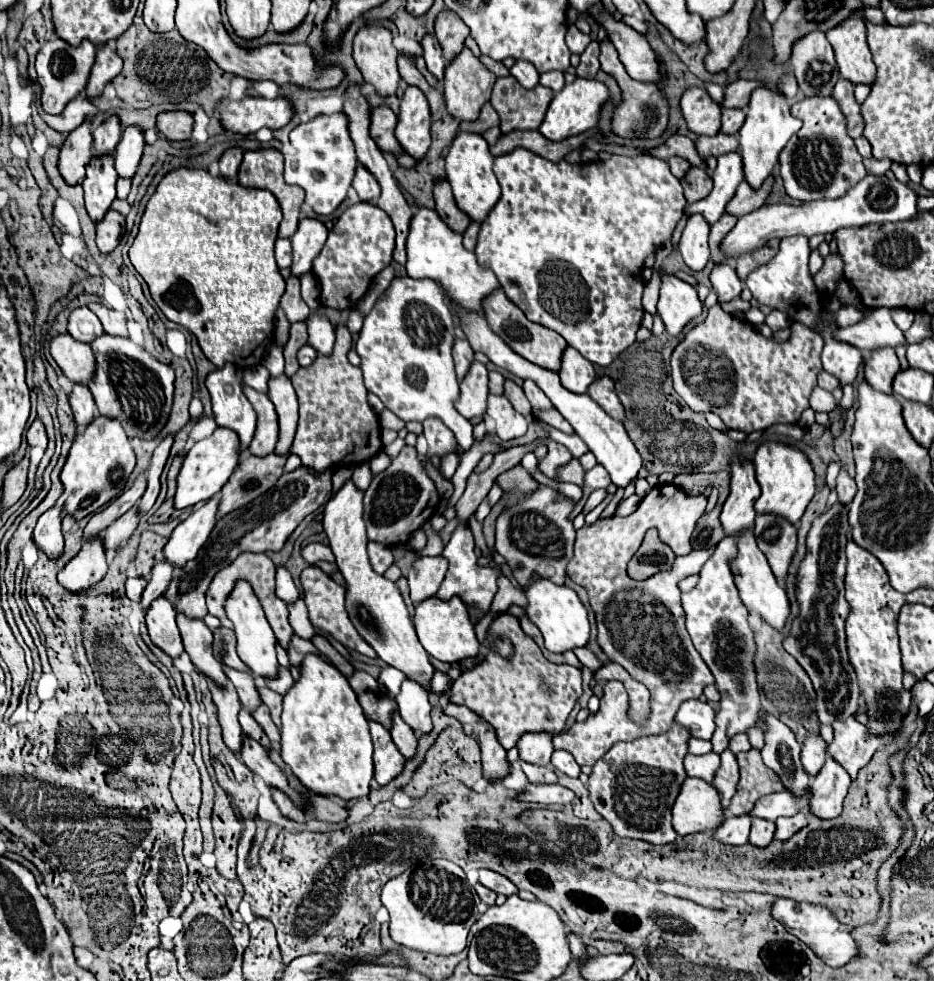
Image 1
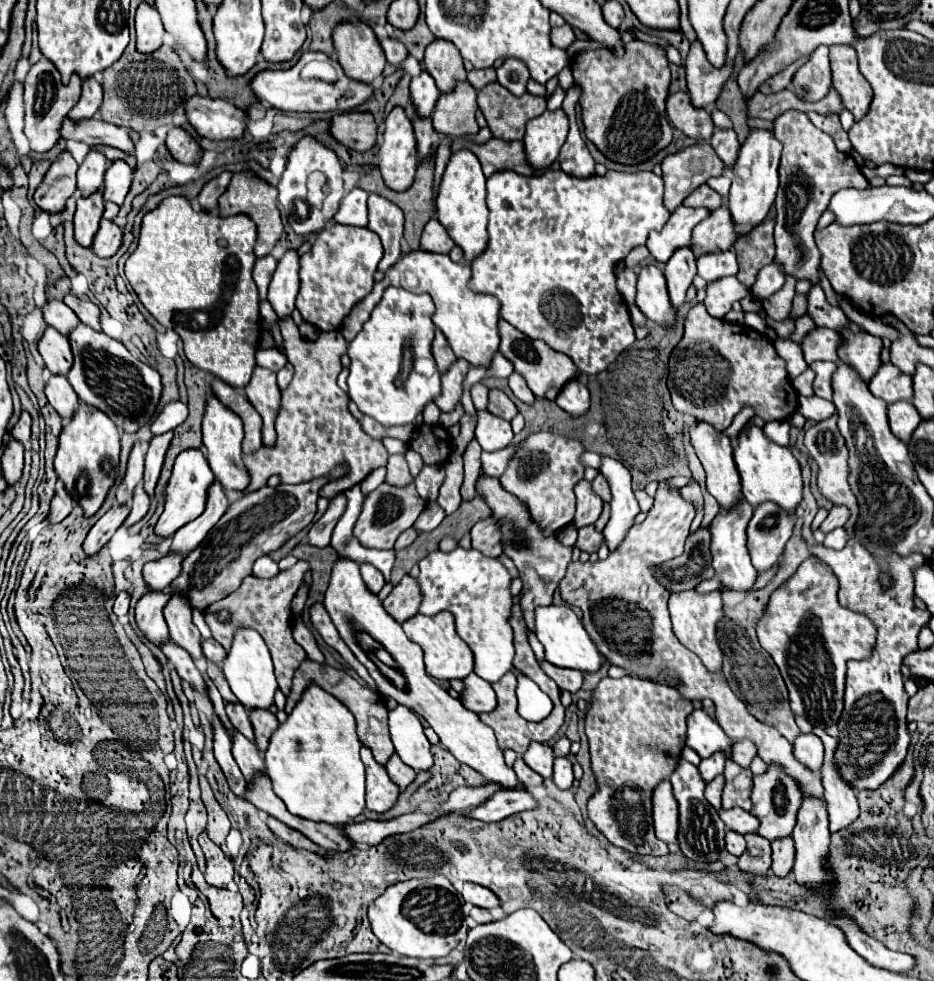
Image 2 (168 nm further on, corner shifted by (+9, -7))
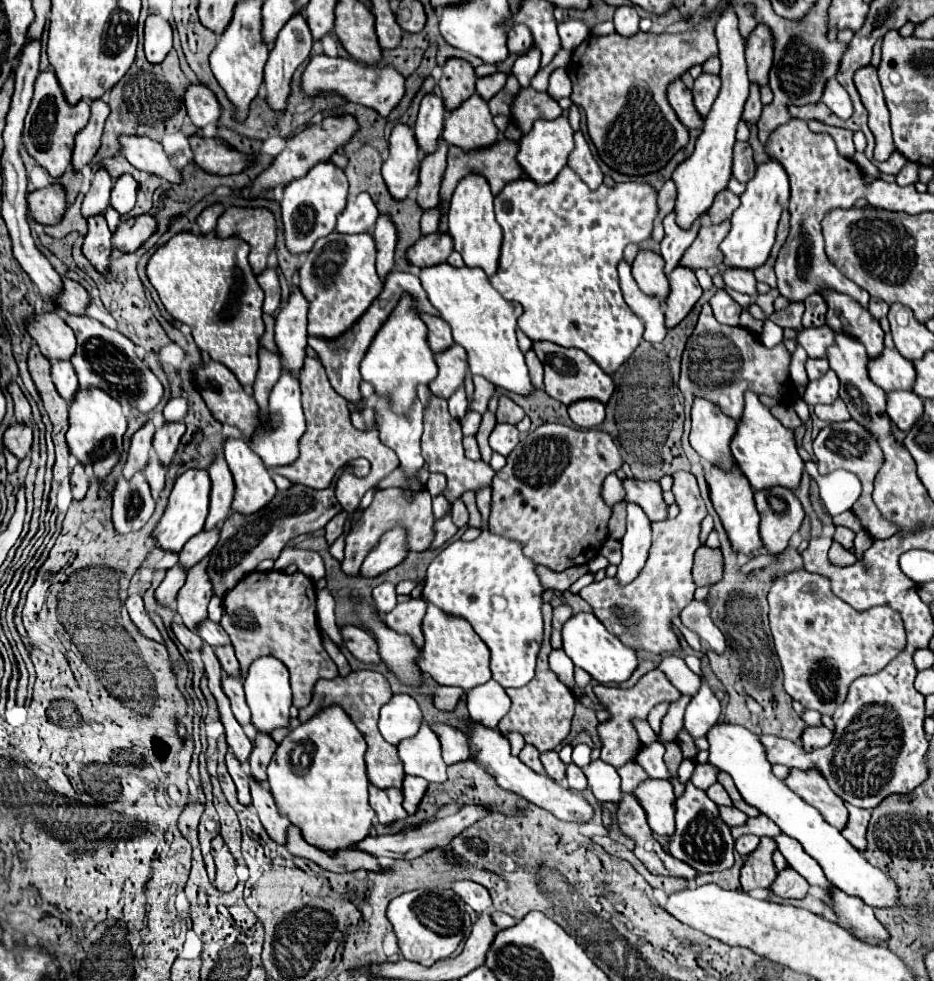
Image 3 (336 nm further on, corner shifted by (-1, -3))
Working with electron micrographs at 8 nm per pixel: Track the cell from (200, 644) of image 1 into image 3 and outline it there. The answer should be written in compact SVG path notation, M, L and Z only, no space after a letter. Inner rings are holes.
M208 557L188 571L188 579L178 593L178 613L182 615L182 621L186 627L190 627L190 631L196 631L198 623L208 617L206 605L212 597L212 583L208 579L206 567Z

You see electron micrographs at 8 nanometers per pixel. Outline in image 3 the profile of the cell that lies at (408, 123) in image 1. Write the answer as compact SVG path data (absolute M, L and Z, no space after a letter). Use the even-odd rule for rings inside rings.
M398 123L390 135L390 153L382 167L382 177L396 199L406 199L418 187L420 151L414 143L414 129Z

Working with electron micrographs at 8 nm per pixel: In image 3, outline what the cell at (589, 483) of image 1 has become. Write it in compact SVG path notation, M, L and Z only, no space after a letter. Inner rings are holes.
M632 477L622 479L622 487L626 491L626 501L638 503L650 521L666 519L666 503L662 499L662 489L658 481L638 481Z

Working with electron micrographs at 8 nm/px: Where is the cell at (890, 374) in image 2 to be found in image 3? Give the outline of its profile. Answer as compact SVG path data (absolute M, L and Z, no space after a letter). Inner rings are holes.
M884 349L878 359L870 359L868 367L870 379L882 387L886 393L898 389L912 389L916 379L916 369L912 361L902 357L896 349Z

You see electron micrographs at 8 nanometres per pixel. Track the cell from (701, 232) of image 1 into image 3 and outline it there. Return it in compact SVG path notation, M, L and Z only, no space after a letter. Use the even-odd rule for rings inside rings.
M678 265L670 275L670 295L666 299L666 327L678 325L702 295L702 287L690 267Z

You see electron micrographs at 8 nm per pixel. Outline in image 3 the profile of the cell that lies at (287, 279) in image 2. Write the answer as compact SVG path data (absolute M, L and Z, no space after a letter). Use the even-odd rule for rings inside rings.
M292 287L290 299L286 307L276 315L276 343L280 349L280 359L286 369L298 375L304 363L304 347L306 347L306 313L308 299L302 297L300 287Z

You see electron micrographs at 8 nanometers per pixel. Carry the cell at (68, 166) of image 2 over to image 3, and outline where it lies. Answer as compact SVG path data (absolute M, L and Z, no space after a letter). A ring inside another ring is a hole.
M58 183L38 189L38 191L30 193L28 205L30 205L30 215L38 223L56 225L56 223L60 223L60 219L66 213L66 205L68 205L66 189Z

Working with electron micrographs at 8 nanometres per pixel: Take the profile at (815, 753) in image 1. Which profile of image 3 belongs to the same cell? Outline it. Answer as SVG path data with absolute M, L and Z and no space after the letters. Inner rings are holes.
M820 725L820 727L806 727L804 733L802 733L804 751L816 751L816 749L828 747L832 739L834 739L834 733L828 727L824 727L824 725Z

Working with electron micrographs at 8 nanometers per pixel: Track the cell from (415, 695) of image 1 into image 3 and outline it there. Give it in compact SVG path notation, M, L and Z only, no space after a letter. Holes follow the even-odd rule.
M426 721L420 723L414 737L398 743L398 751L408 775L424 777L430 783L446 781L446 763L440 755L440 739Z

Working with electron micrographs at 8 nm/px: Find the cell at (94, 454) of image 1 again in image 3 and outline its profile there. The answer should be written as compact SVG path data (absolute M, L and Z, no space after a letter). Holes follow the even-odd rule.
M80 387L70 405L70 429L66 433L66 441L72 455L84 467L92 467L94 477L98 481L104 481L114 469L114 465L120 461L124 433L126 433L126 417L122 413L120 403L116 399L110 399L110 395L98 387L90 389Z

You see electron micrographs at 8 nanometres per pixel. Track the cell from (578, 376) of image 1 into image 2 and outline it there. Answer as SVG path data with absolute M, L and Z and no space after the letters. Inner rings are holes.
M576 379L576 383L568 383L568 387L564 387L564 391L560 391L560 395L556 397L556 405L560 409L564 409L570 417L578 419L578 417L586 415L590 409L590 393Z

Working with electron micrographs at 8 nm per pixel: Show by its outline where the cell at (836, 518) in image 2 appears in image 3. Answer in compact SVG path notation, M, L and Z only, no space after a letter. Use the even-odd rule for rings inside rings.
M836 527L836 531L834 531L834 537L836 537L836 541L842 545L842 547L846 547L846 549L852 549L852 541L854 541L854 531L852 529L848 529L848 527Z

